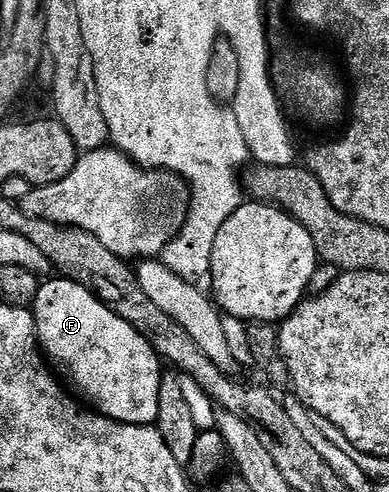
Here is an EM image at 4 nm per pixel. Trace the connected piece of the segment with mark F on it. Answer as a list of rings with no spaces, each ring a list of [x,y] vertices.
[[[62,277],[54,278],[48,283],[47,280],[40,282],[39,292],[33,304],[35,338],[39,340],[42,354],[54,364],[57,371],[59,366],[58,374],[72,388],[75,386],[80,391],[78,394],[98,414],[107,419],[116,419],[118,423],[132,423],[138,427],[154,424],[157,417],[157,397],[161,393],[165,367],[158,353],[151,347],[151,342],[141,333],[137,333],[137,329],[133,329],[129,321],[121,321],[117,313],[109,310],[93,292],[85,289],[80,283]]]

